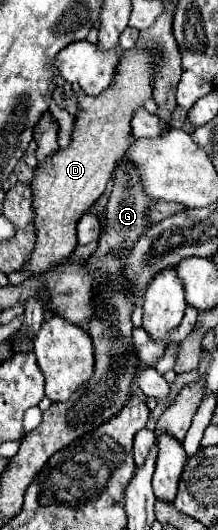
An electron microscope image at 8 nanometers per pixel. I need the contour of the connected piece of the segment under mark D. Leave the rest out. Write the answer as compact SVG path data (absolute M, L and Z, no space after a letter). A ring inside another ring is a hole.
M133 47L123 53L117 65L115 81L101 95L91 97L73 89L77 97L77 117L71 133L71 143L65 149L57 149L57 155L47 157L35 167L33 207L35 207L35 233L37 243L25 269L37 273L49 271L53 265L69 259L77 247L75 225L81 215L101 197L107 181L115 169L115 163L125 155L131 137L129 121L137 107L151 97L151 57L149 53Z

